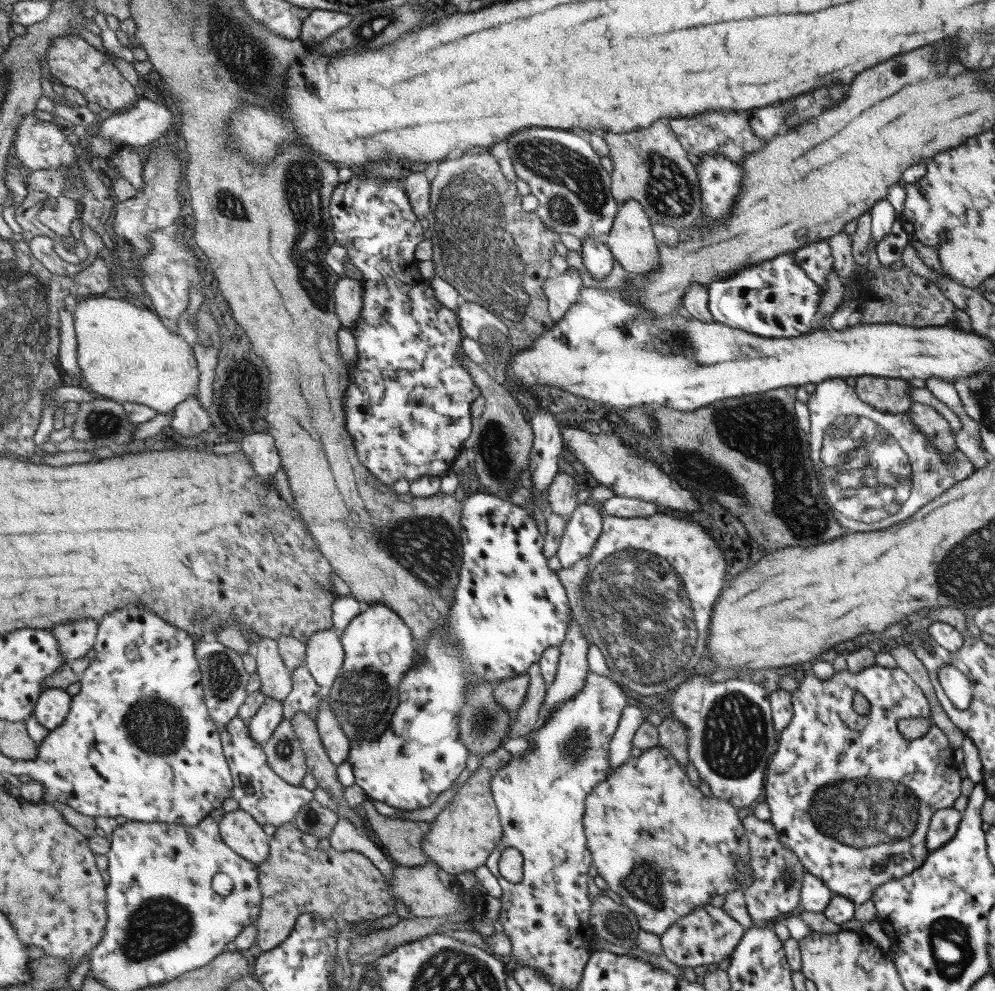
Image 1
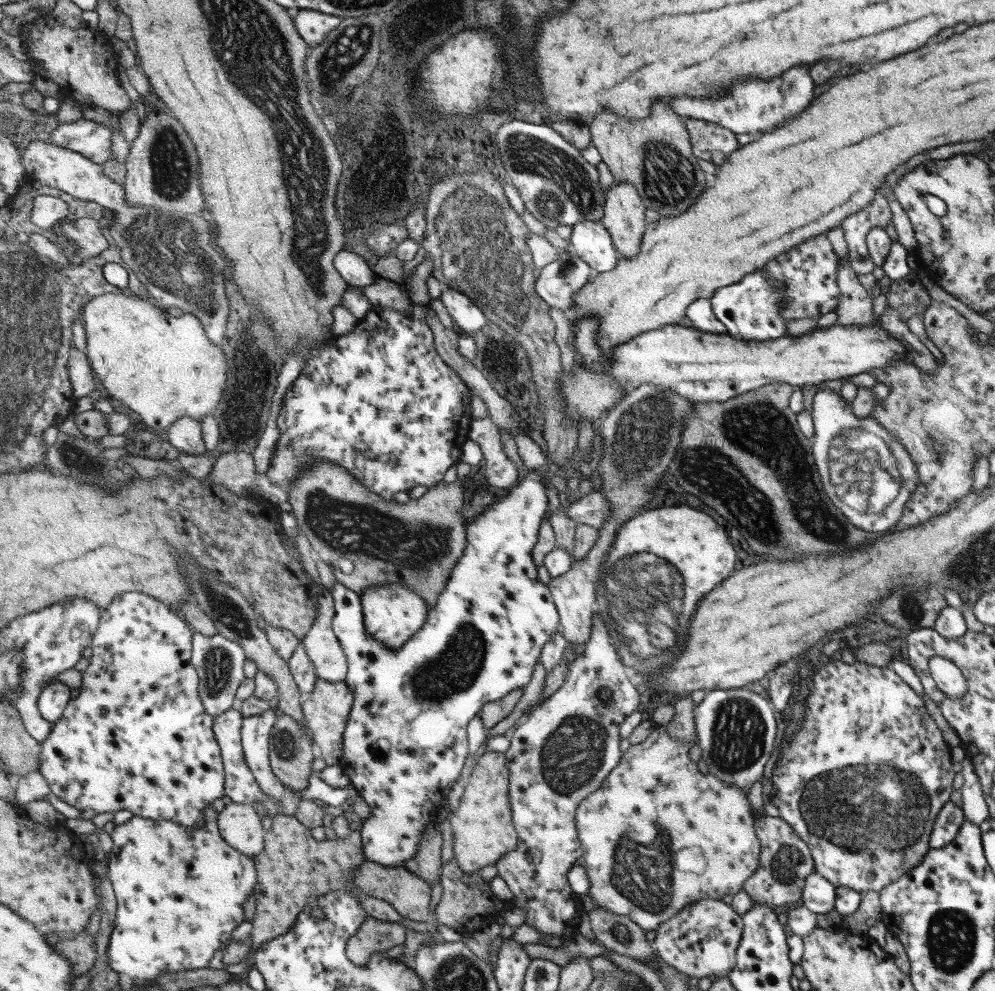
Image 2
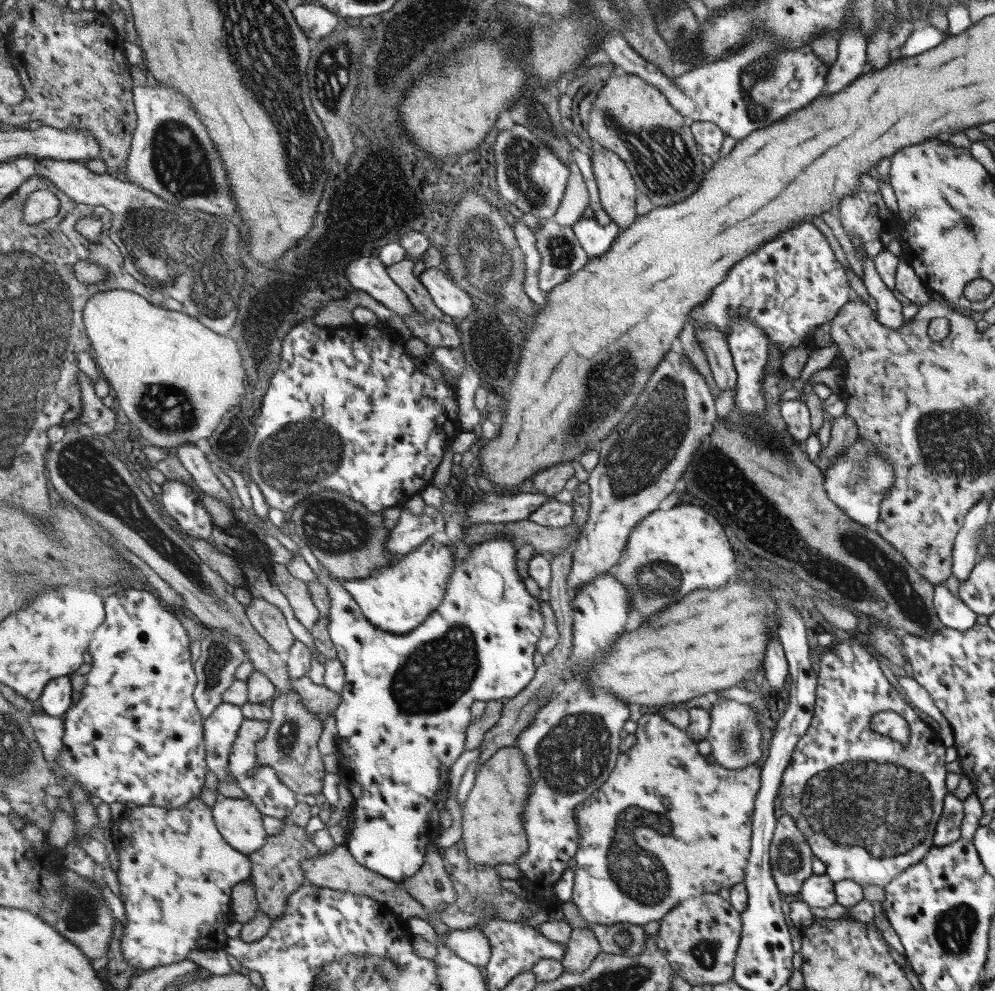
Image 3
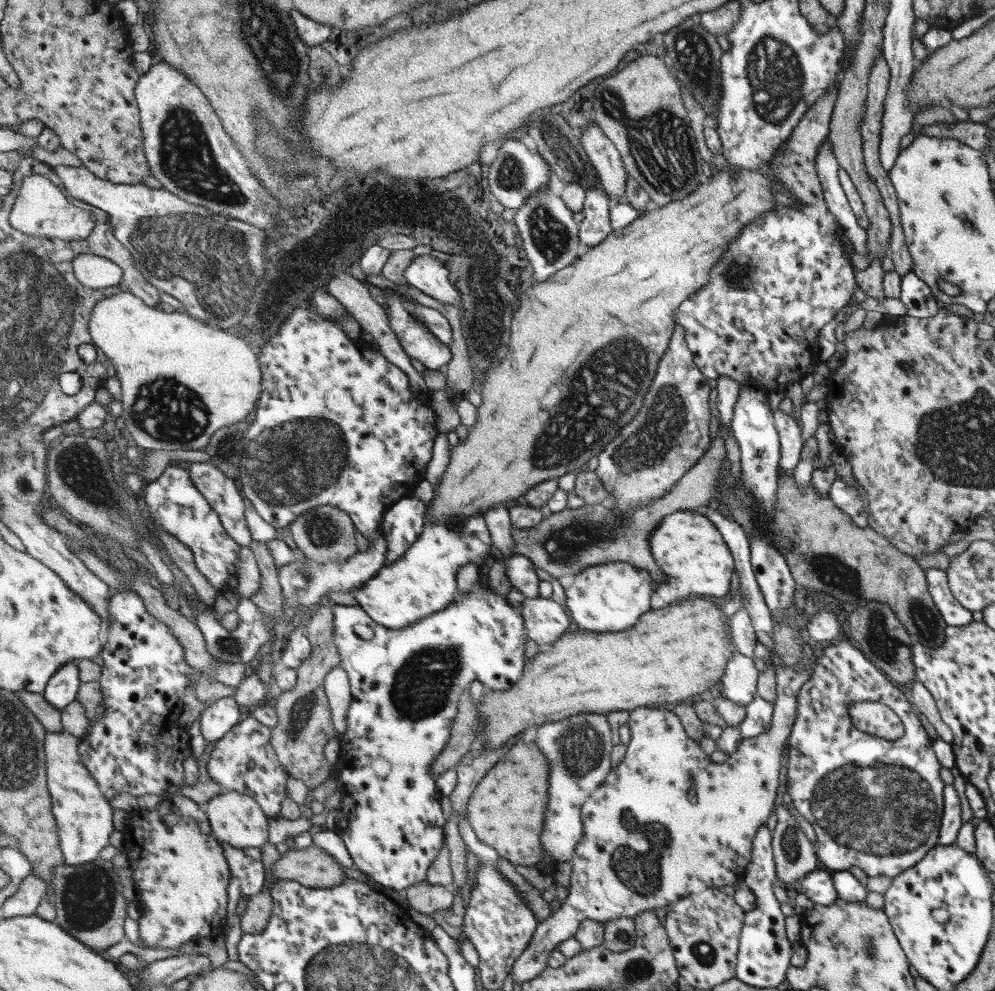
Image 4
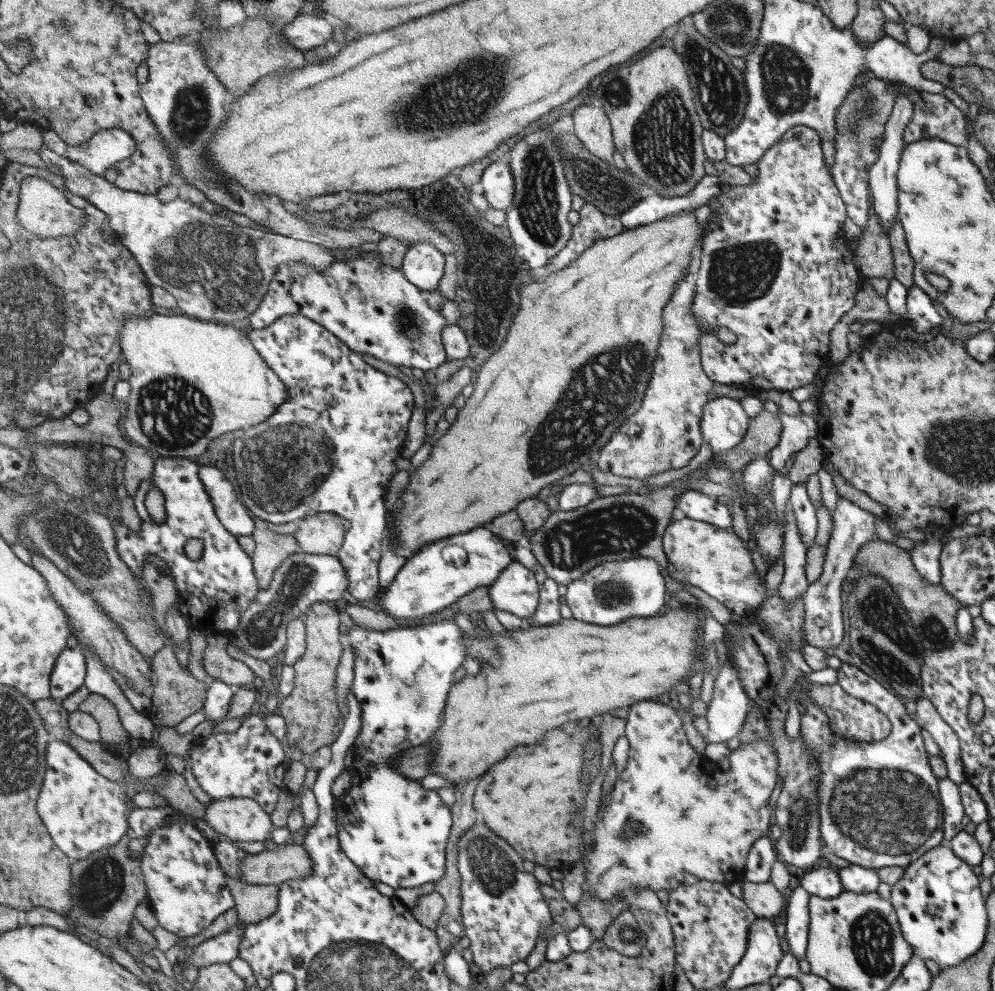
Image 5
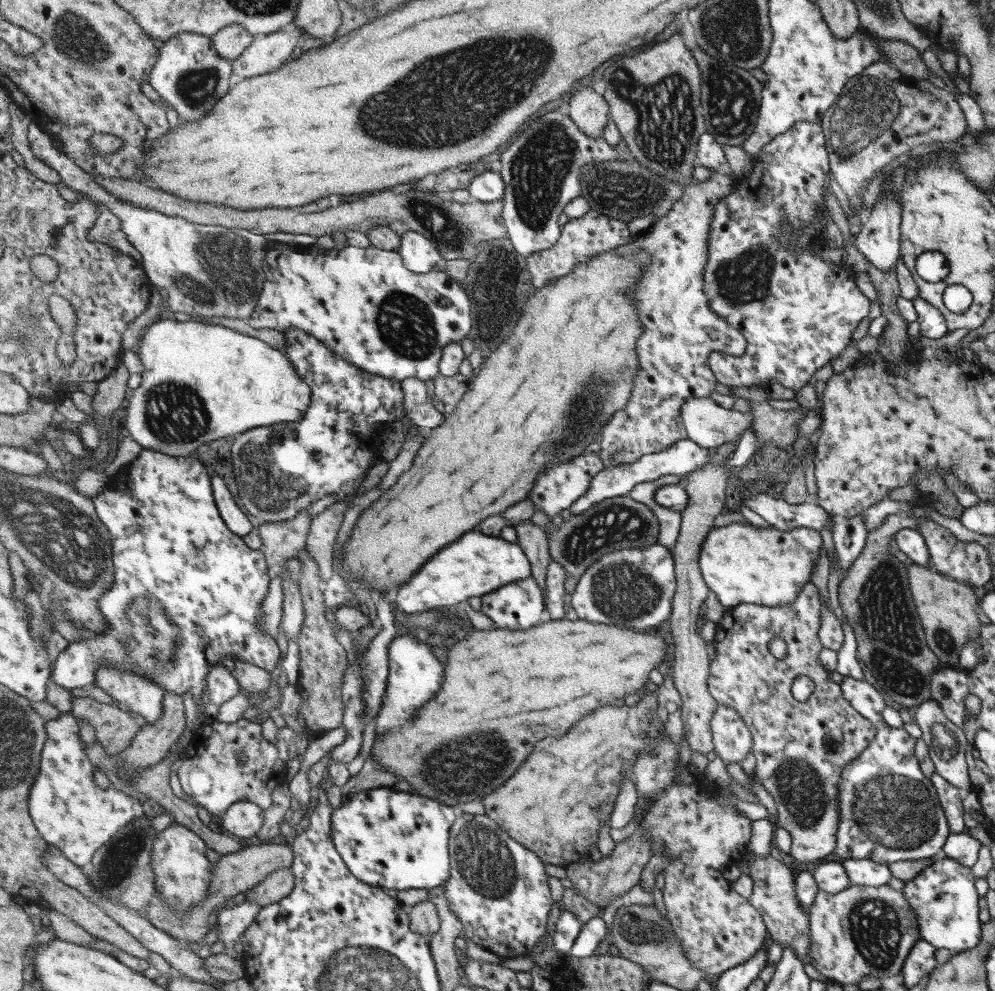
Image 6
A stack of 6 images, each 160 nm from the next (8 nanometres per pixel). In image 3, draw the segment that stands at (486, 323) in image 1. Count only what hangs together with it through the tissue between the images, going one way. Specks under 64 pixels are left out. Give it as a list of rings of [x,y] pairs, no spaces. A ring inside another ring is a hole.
[[[442,266],[424,269],[420,275],[421,282],[429,289],[434,303],[444,312],[445,315],[454,320],[463,320],[473,314],[475,308],[475,298],[471,297],[465,290],[461,290],[451,278],[447,278],[447,273]]]

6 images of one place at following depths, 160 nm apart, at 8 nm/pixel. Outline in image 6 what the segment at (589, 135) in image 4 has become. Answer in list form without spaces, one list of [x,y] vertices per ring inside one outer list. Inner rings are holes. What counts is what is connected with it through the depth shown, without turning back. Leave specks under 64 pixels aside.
[[[581,88],[569,101],[571,118],[585,130],[591,138],[599,138],[609,124],[610,103],[604,95],[597,94],[593,88]]]

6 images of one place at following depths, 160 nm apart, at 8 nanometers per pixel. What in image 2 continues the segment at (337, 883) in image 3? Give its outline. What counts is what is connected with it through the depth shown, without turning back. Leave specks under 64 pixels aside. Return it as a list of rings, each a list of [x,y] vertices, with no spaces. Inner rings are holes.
[[[366,860],[356,870],[356,876],[351,878],[351,880],[362,893],[367,893],[369,896],[376,896],[390,902],[404,918],[416,920],[417,922],[431,920],[429,906],[431,906],[431,898],[433,898],[432,884],[428,883],[423,877],[411,872],[406,866],[391,868]]]

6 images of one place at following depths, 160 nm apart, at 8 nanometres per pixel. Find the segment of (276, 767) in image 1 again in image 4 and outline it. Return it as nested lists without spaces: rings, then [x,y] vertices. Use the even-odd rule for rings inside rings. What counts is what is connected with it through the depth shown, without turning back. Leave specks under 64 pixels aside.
[[[317,605],[315,613],[311,617],[307,627],[307,635],[312,641],[312,653],[310,658],[305,660],[298,669],[298,680],[295,689],[287,692],[283,691],[279,700],[272,702],[275,706],[277,714],[279,715],[279,724],[272,729],[274,732],[273,745],[276,754],[278,755],[279,764],[283,766],[287,774],[302,782],[308,788],[315,788],[321,786],[325,780],[330,778],[333,773],[333,762],[325,759],[323,749],[325,744],[331,738],[339,738],[336,732],[334,719],[332,718],[332,711],[329,711],[330,700],[326,694],[326,677],[336,668],[342,664],[342,654],[339,652],[337,642],[335,642],[335,605],[324,606]]]

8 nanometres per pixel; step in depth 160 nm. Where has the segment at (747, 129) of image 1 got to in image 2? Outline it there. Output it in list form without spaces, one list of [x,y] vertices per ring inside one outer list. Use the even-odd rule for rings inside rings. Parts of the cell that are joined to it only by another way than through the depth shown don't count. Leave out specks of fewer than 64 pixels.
[[[683,118],[690,146],[696,158],[707,160],[715,167],[719,166],[729,154],[738,148],[735,133],[714,122]]]

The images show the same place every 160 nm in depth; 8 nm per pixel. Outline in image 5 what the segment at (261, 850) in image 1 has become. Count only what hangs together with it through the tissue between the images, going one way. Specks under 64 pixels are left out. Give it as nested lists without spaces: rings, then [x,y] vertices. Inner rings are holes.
[[[253,798],[212,800],[204,809],[204,819],[219,835],[235,842],[267,842],[271,832],[275,832],[271,812],[263,810]]]

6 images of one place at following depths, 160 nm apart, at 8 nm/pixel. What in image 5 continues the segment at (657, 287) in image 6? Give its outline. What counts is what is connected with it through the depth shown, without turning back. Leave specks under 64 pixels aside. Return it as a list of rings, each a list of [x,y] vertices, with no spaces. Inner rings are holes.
[[[686,270],[676,282],[670,301],[662,308],[663,329],[641,408],[602,448],[597,461],[600,471],[644,480],[665,470],[683,468],[697,454],[703,441],[699,421],[708,401],[707,393],[712,391],[712,380],[707,378],[701,365],[699,338],[703,333],[713,333],[723,344],[730,345],[736,341],[736,336],[723,327],[705,327],[702,320],[695,316],[694,286],[695,279]]]

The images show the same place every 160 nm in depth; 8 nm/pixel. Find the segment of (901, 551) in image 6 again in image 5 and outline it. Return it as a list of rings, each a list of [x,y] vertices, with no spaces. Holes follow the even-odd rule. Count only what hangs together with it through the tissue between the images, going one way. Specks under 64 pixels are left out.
[[[927,536],[927,540],[923,541],[923,543],[915,544],[915,547],[908,551],[915,570],[931,585],[940,585],[941,570],[938,556],[941,550],[939,536]]]

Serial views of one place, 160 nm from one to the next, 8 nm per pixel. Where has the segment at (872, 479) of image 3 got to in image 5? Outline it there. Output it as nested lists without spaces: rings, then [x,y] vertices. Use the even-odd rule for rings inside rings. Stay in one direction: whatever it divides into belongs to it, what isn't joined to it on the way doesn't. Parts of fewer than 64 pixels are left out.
[[[837,496],[835,509],[832,515],[832,531],[826,544],[826,555],[822,564],[819,578],[807,585],[801,595],[803,603],[802,631],[804,642],[815,648],[834,648],[843,638],[843,612],[841,612],[842,586],[847,570],[852,566],[852,560],[857,549],[866,542],[872,541],[875,536],[874,515],[861,509],[853,502]]]

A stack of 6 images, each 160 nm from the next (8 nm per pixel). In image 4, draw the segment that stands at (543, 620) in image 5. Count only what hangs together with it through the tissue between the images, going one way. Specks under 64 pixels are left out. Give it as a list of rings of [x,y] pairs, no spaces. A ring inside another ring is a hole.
[[[559,593],[548,598],[525,598],[521,605],[528,636],[541,647],[559,640],[573,624]]]

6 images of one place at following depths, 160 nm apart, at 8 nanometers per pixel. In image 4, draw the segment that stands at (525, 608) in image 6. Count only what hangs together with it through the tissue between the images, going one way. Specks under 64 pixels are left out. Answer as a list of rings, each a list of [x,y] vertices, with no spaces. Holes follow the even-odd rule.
[[[519,554],[513,555],[506,563],[512,588],[521,591],[527,599],[539,597],[541,578],[537,574],[538,566],[528,556]]]

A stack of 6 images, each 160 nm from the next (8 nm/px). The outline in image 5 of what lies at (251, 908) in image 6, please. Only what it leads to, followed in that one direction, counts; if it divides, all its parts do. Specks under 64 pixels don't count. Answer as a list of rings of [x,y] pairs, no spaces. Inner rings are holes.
[[[239,919],[226,933],[205,940],[197,948],[192,949],[188,953],[188,961],[182,962],[182,966],[191,964],[200,970],[210,964],[229,964],[231,960],[240,956],[245,928],[245,922]]]

